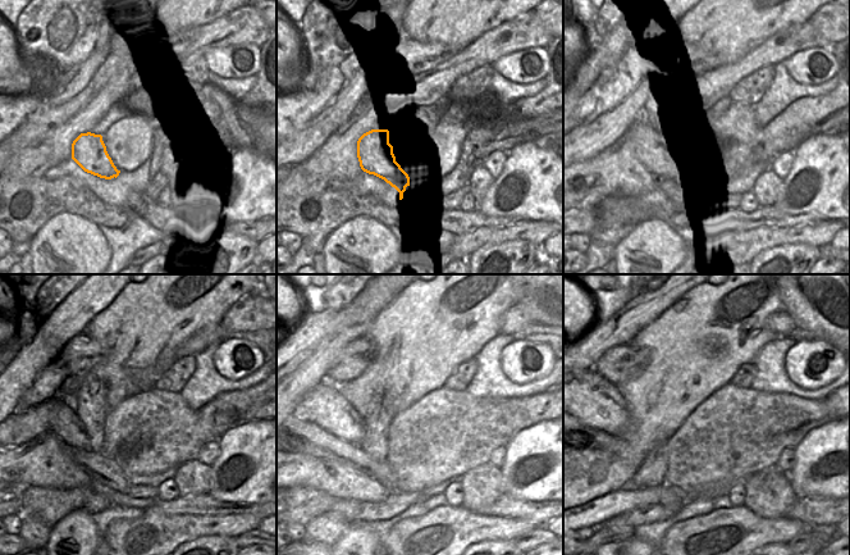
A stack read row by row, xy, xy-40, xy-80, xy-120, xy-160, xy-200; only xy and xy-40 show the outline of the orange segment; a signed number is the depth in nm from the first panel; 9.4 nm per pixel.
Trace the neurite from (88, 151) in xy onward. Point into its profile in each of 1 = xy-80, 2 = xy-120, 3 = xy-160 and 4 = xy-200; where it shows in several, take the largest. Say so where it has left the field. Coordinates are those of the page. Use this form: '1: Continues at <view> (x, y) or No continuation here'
1: Continues at xy-80 (652, 149)
2: Continues at xy-120 (63, 422)
3: Continues at xy-160 (325, 406)
4: Continues at xy-200 (594, 401).

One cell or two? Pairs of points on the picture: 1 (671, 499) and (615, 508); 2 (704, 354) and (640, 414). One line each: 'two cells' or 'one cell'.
1: one cell
2: one cell

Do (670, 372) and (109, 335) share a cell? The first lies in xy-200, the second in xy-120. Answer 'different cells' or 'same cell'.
same cell

